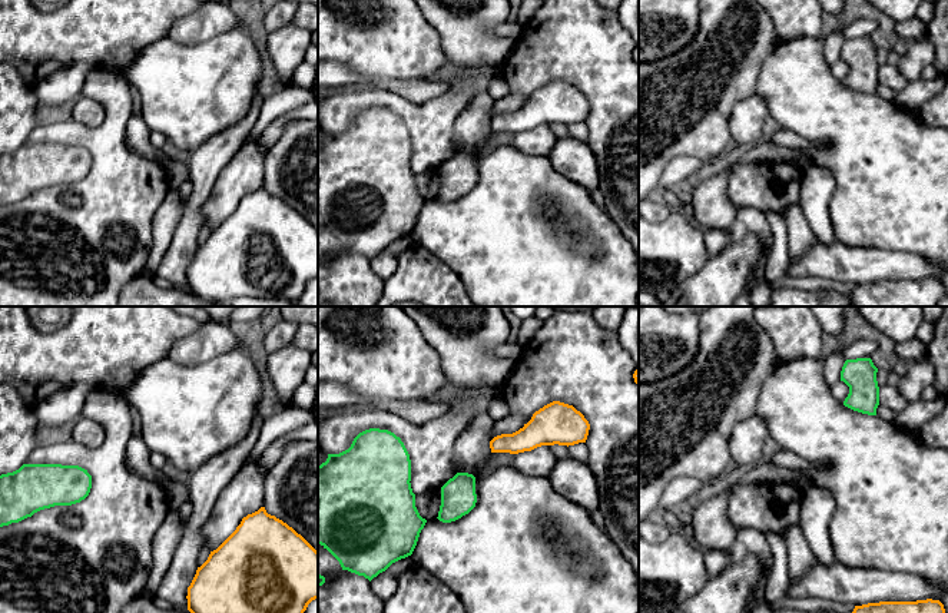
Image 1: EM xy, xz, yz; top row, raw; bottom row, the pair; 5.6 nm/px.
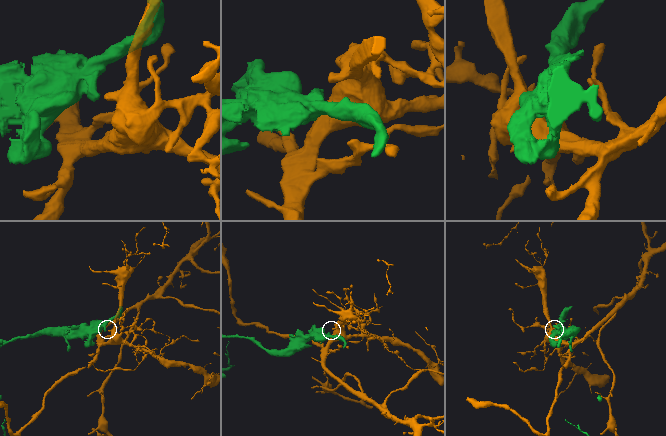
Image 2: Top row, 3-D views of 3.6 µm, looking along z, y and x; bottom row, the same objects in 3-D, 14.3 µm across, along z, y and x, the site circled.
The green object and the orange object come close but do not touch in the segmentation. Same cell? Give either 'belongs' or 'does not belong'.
does not belong

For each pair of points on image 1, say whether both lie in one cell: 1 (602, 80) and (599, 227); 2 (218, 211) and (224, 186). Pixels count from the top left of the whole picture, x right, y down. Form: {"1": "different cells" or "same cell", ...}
{"1": "different cells", "2": "same cell"}

